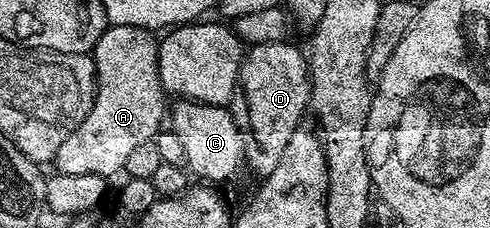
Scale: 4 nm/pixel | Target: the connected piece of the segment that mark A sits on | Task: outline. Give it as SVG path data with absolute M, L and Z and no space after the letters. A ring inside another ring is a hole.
M106 26L103 36L91 51L93 63L97 65L97 93L93 95L91 112L59 144L59 152L55 159L55 166L60 173L78 174L79 172L95 172L99 176L112 179L113 174L121 174L127 164L127 155L138 144L143 144L157 137L167 118L167 95L159 80L157 67L157 48L159 42L150 31L138 26Z

